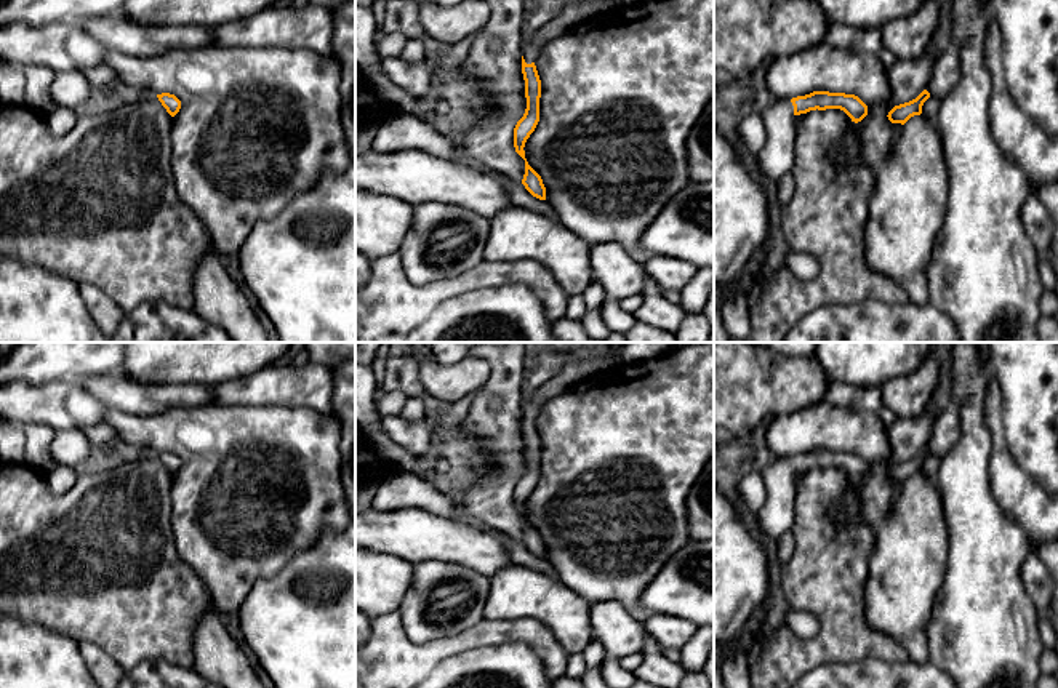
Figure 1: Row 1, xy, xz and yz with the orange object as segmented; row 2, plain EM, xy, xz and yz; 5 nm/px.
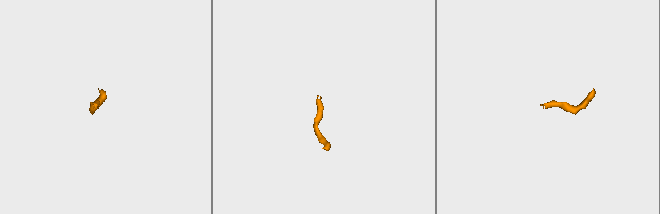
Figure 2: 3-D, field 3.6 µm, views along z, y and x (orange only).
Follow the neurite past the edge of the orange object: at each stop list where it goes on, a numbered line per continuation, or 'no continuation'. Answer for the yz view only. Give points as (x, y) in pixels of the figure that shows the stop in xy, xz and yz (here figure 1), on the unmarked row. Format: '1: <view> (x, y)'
1: yz (777, 516)

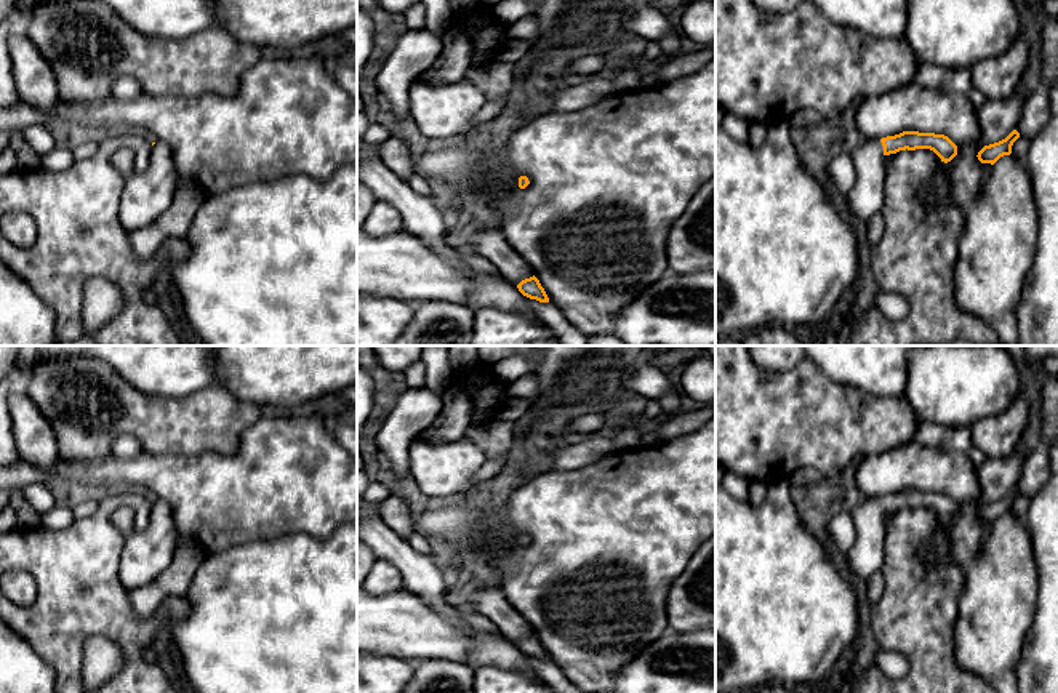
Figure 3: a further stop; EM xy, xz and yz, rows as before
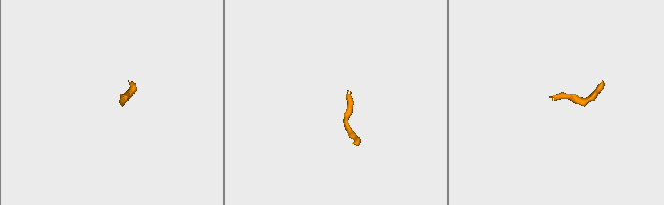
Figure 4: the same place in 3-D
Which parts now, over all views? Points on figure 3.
1: yz (866, 556)

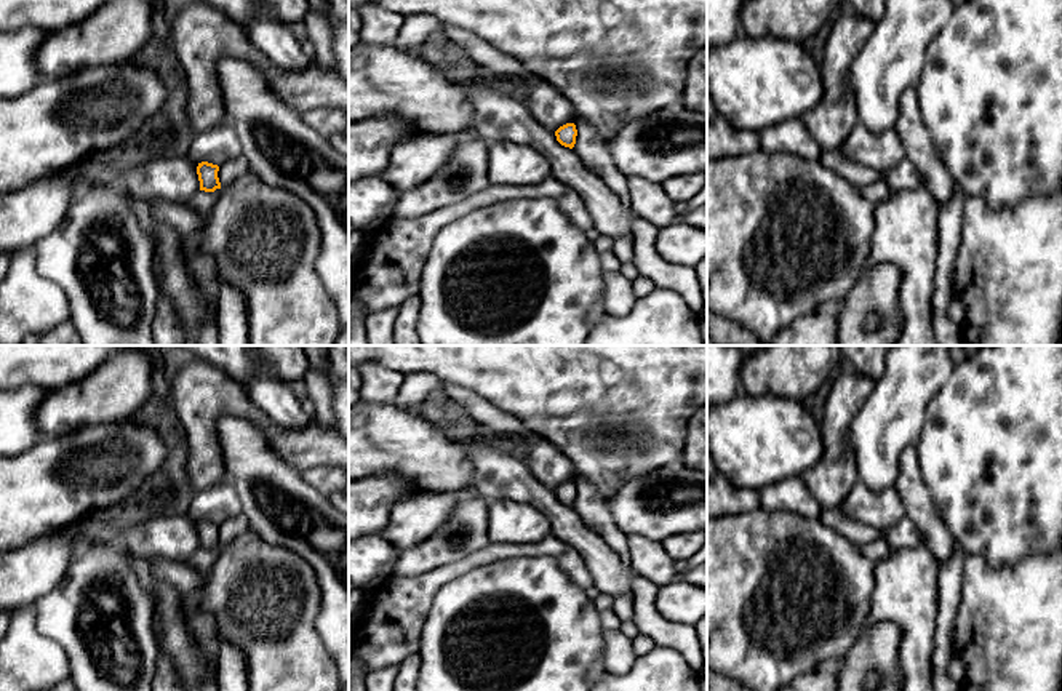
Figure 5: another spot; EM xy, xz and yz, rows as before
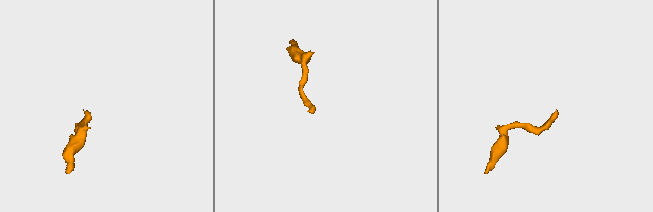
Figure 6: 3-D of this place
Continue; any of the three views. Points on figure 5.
no continuation

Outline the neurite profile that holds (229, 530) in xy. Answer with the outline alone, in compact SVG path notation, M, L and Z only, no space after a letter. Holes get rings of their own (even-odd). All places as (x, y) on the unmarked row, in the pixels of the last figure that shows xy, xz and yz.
M238 513L237 517L219 523L218 536L221 545L229 544L230 541L243 534L246 529L250 529L250 521L245 513Z

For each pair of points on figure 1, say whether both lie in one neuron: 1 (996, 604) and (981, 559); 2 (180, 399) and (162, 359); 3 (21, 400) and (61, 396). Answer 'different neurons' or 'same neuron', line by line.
1: same neuron
2: different neurons
3: same neuron

